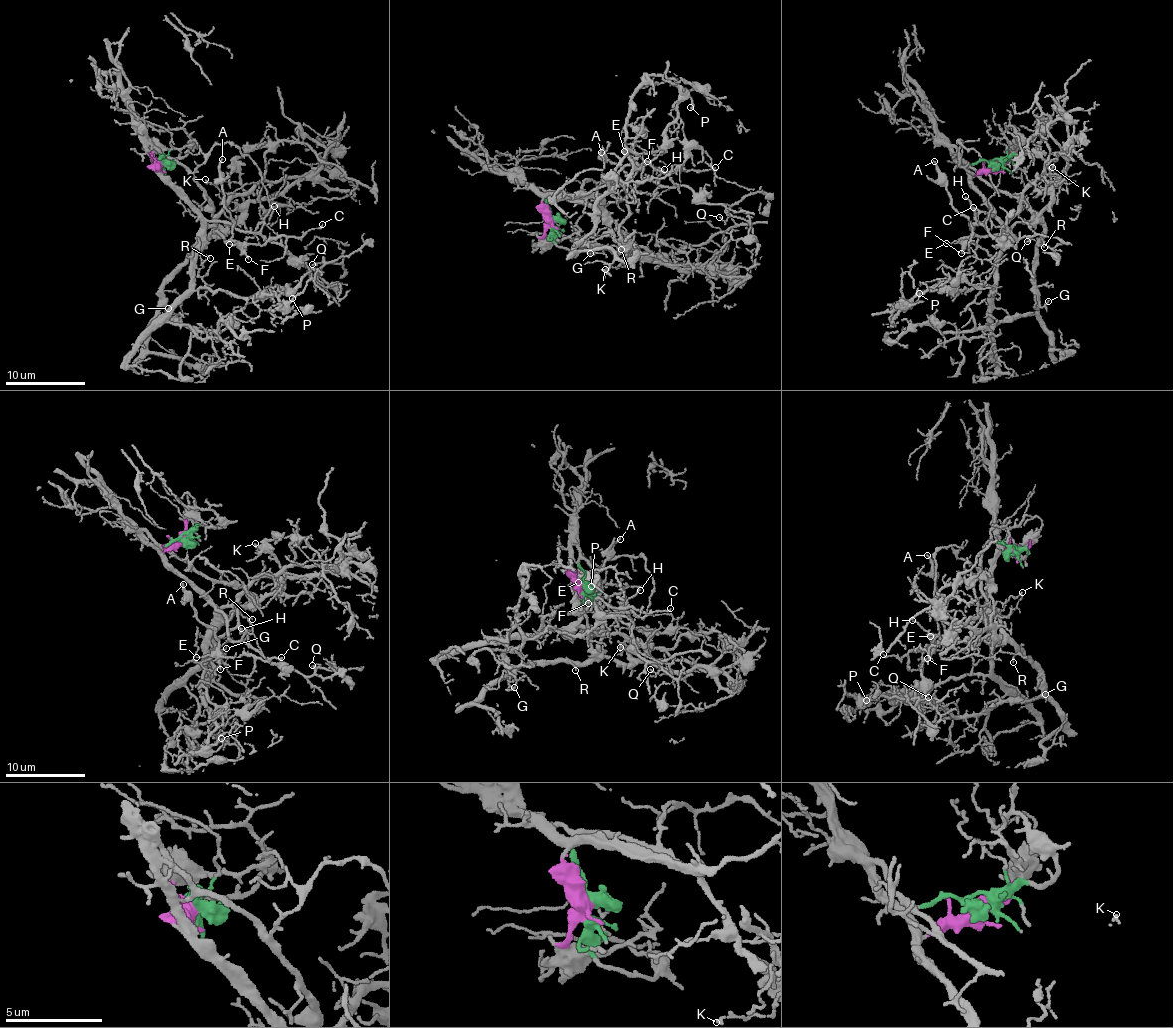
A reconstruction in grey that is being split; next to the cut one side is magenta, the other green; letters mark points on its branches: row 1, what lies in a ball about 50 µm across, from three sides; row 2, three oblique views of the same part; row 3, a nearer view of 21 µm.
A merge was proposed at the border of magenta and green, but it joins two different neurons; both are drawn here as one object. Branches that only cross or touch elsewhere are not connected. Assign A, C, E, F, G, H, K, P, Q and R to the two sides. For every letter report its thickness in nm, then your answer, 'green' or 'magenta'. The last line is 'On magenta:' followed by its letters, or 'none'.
A: 160 nm | green
C: 150 nm | green
E: 120 nm | green
F: 100 nm | green
G: 100 nm | green
H: 110 nm | magenta
K: 140 nm | green
P: 110 nm | magenta
Q: 80 nm | magenta
R: 120 nm | green
On magenta: H, P, Q

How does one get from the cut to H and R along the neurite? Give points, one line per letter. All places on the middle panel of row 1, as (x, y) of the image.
H: (551, 221), (543, 201), (546, 197), (570, 195), (591, 205), (623, 200), (645, 179), (658, 179), (664, 169)
R: (551, 221), (545, 197), (570, 192), (598, 211), (619, 247), (614, 252), (611, 246), (622, 249)

